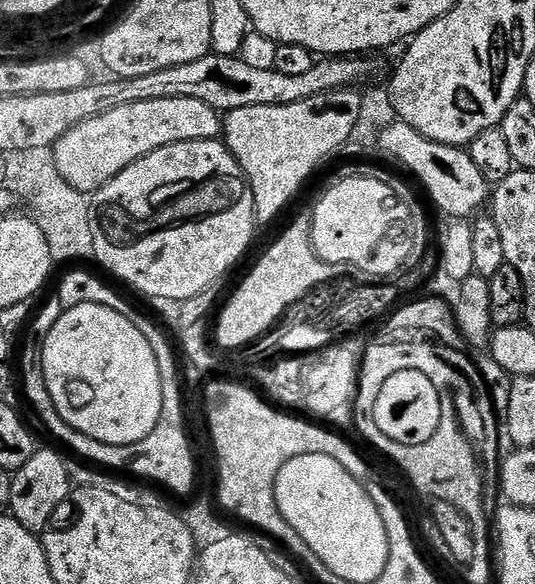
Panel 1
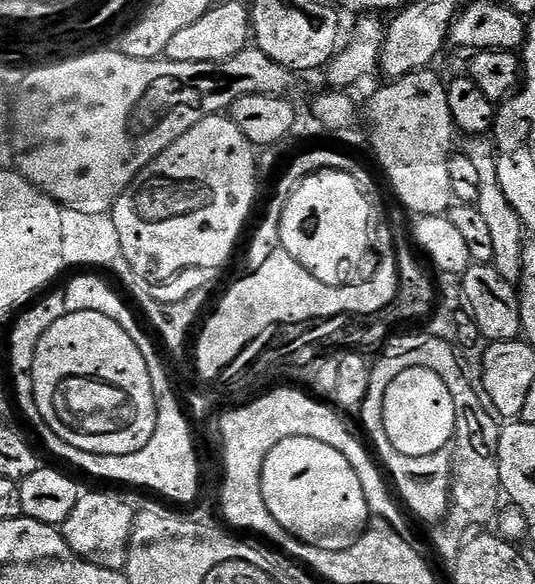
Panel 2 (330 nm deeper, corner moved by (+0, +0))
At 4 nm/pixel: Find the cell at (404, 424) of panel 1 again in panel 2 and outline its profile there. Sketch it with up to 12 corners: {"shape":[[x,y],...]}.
{"shape":[[424,368],[386,391],[386,435],[399,454],[449,447],[456,399]]}

